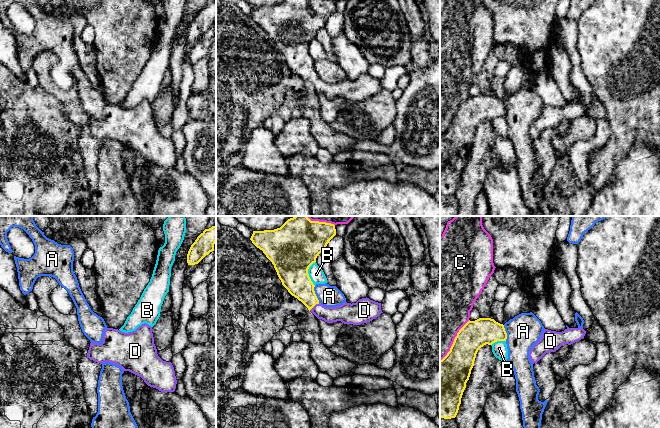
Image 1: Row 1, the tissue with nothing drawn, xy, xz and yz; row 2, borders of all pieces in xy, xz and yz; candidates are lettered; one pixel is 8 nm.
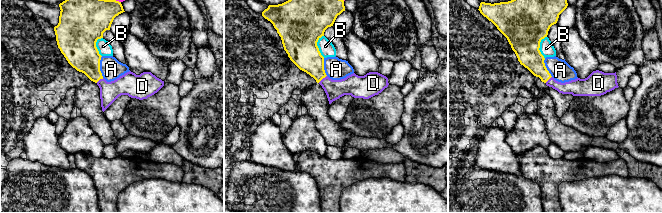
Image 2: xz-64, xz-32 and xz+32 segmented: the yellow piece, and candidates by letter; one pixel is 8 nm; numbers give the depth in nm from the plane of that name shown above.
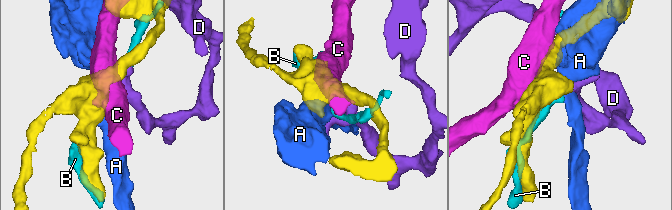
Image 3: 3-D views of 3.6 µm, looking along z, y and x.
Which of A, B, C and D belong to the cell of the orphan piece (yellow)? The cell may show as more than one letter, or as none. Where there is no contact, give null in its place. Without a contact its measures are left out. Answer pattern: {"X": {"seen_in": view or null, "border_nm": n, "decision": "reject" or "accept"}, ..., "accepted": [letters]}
{"A": {"seen_in": "xz", "border_nm": 150, "decision": "reject"}, "B": {"seen_in": "xz", "border_nm": 200, "decision": "reject"}, "C": {"seen_in": "yz", "border_nm": 400, "decision": "reject"}, "D": {"seen_in": "xz", "border_nm": 110, "decision": "accept"}, "accepted": ["D"]}

